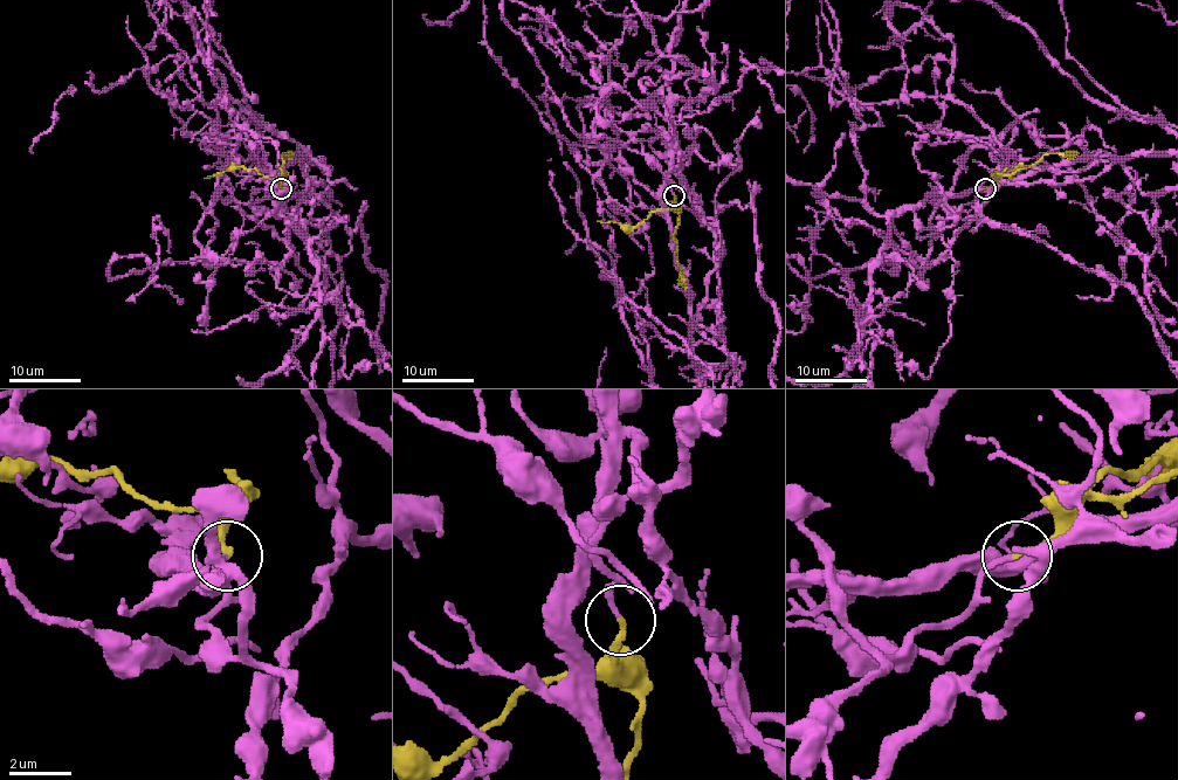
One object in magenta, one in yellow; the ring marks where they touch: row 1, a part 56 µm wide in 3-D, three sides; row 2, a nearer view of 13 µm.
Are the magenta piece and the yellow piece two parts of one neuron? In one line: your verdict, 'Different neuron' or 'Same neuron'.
Same neuron

